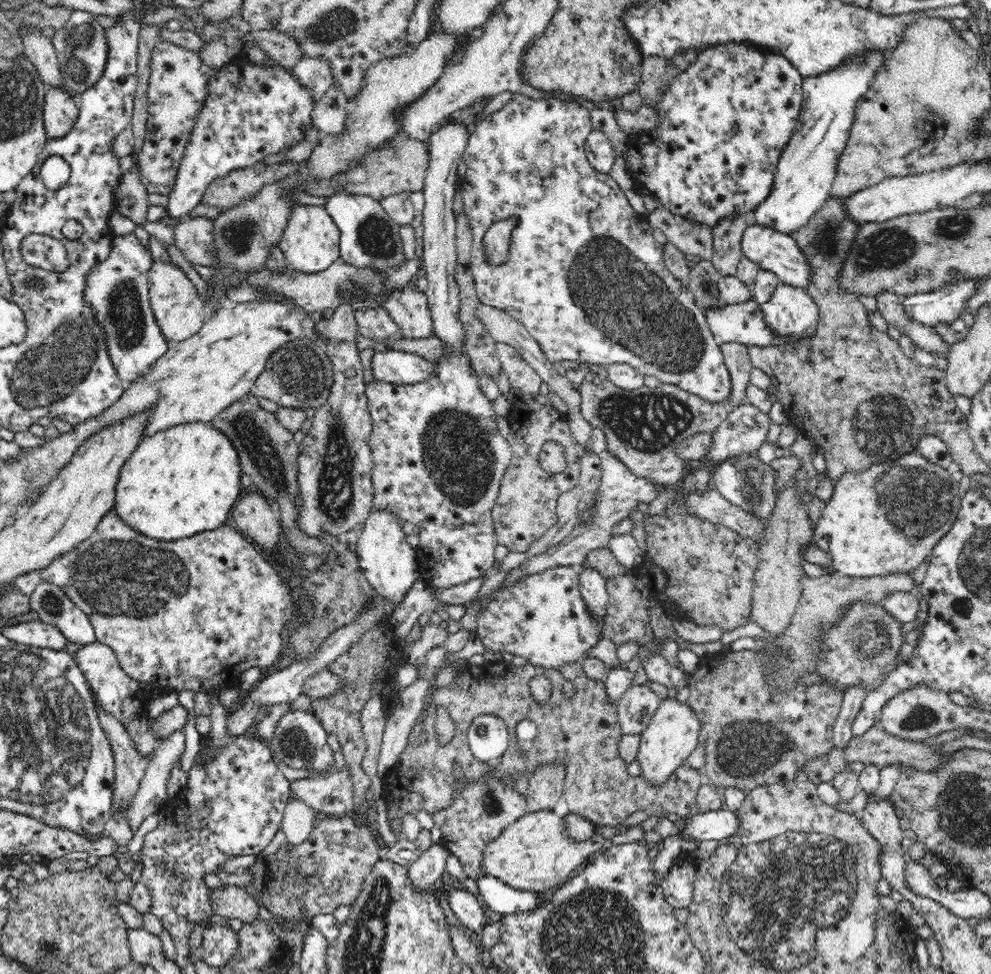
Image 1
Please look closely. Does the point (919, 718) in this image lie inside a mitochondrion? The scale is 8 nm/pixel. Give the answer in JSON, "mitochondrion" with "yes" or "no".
{"mitochondrion":"yes"}

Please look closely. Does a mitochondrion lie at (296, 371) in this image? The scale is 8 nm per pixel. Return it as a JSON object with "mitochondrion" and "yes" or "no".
{"mitochondrion":"yes"}

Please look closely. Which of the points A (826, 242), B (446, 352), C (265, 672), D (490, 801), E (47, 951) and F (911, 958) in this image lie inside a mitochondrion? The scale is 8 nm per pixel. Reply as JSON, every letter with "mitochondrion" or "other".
{"A":"mitochondrion","B":"other","C":"other","D":"mitochondrion","E":"mitochondrion","F":"other"}

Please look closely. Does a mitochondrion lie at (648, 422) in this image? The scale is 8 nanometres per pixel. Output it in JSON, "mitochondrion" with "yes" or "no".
{"mitochondrion":"yes"}

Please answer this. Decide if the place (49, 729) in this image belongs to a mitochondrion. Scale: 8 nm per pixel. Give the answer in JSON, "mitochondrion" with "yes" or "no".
{"mitochondrion":"yes"}

